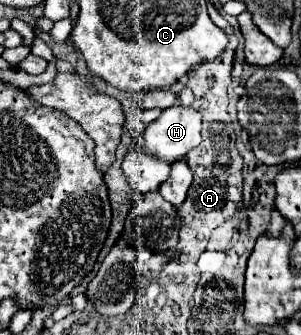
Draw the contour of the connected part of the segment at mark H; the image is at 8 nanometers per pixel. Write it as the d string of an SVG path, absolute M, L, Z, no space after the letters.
M167 107L147 127L143 139L155 159L175 163L201 143L201 113L193 107Z

